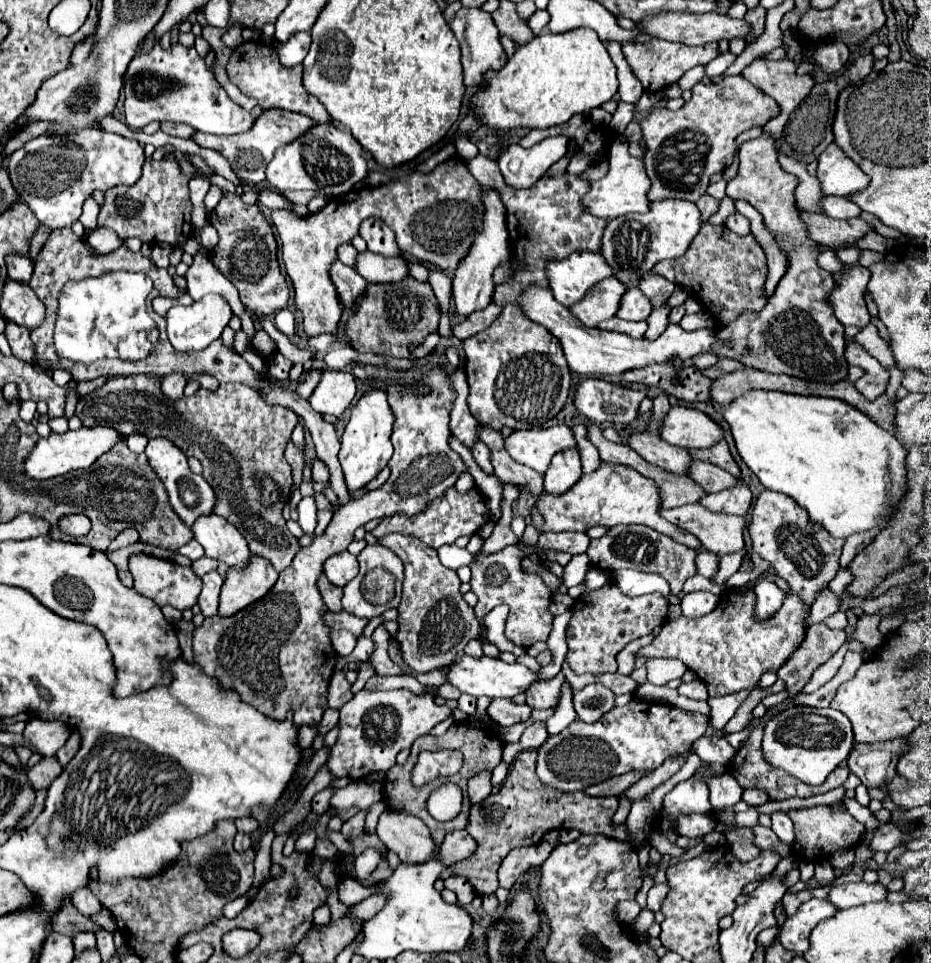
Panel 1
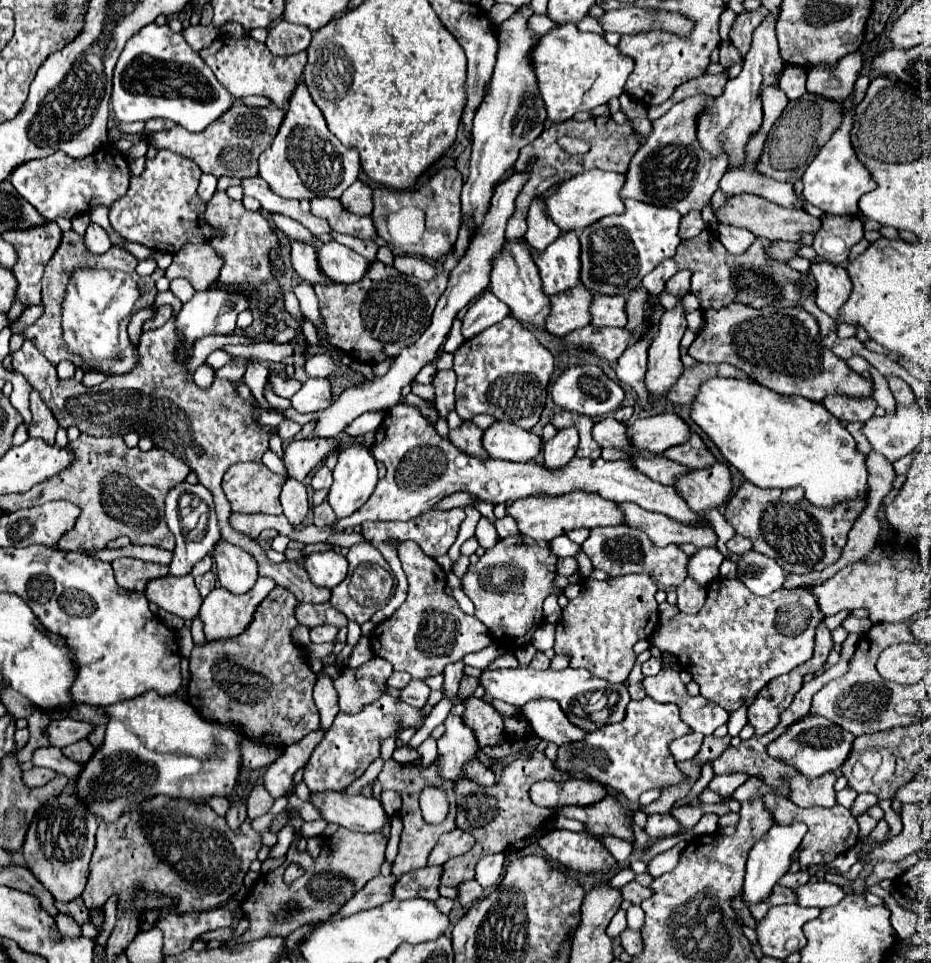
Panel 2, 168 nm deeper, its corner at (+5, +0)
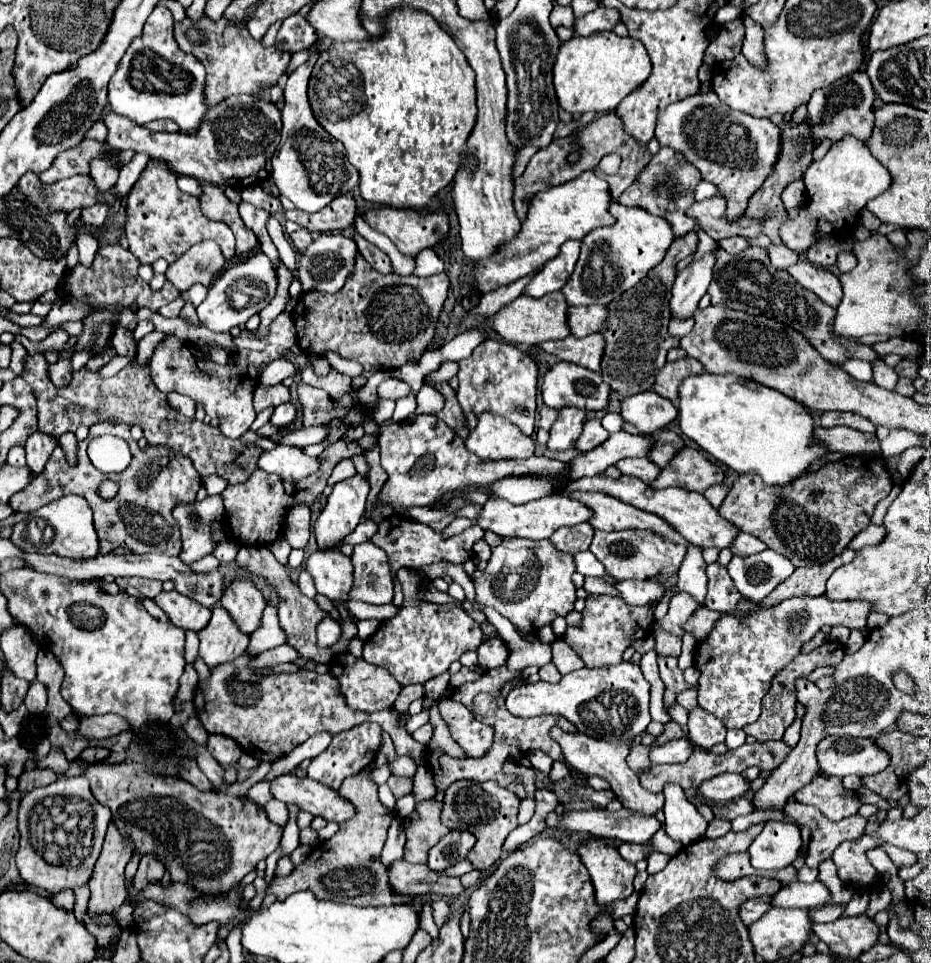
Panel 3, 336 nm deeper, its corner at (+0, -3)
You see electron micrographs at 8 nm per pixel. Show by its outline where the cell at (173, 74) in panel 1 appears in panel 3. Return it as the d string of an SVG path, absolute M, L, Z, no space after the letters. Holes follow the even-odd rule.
M157 6L147 18L143 34L129 44L123 60L119 62L119 68L107 88L107 100L115 114L127 116L141 126L167 118L177 122L183 132L189 132L201 124L207 110L203 86L203 64L193 54L179 50L173 40L173 16L167 8Z

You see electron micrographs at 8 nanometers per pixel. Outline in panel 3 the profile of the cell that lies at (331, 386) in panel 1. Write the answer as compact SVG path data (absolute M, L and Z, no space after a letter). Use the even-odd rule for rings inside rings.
M279 404L273 410L273 416L269 418L269 424L275 428L285 428L295 418L295 408L291 404Z

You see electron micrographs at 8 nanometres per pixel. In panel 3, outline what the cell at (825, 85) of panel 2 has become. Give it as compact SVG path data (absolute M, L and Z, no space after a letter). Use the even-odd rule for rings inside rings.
M853 72L851 76L845 76L835 84L813 92L807 104L807 122L811 124L811 140L815 140L813 148L817 148L823 140L837 144L839 140L843 140L843 136L855 136L865 144L871 138L871 130L875 122L873 100L875 94L865 72Z

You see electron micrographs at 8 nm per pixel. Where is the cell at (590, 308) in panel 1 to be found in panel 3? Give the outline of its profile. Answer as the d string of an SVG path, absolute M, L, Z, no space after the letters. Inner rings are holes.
M551 292L543 298L529 298L529 296L519 296L493 316L487 316L485 320L487 328L495 330L495 334L509 344L537 344L545 340L563 340L569 336L569 326L567 326L567 304L561 292Z

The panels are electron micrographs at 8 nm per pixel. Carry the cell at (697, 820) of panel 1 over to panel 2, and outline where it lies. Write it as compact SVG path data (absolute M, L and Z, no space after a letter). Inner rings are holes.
M666 813L666 815L648 815L648 823L646 823L644 831L652 839L664 839L664 837L678 835L682 831L682 825L670 813Z

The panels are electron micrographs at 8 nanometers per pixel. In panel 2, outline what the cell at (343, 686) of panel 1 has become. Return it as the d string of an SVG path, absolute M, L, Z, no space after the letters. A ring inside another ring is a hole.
M377 656L355 670L350 671L349 667L342 670L340 677L334 681L334 687L338 691L340 711L346 713L358 713L362 705L378 699L384 693L382 685L393 673L391 663Z

